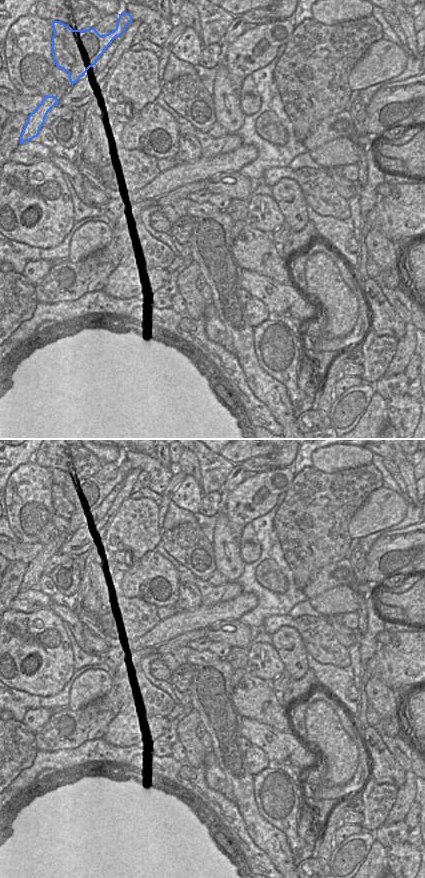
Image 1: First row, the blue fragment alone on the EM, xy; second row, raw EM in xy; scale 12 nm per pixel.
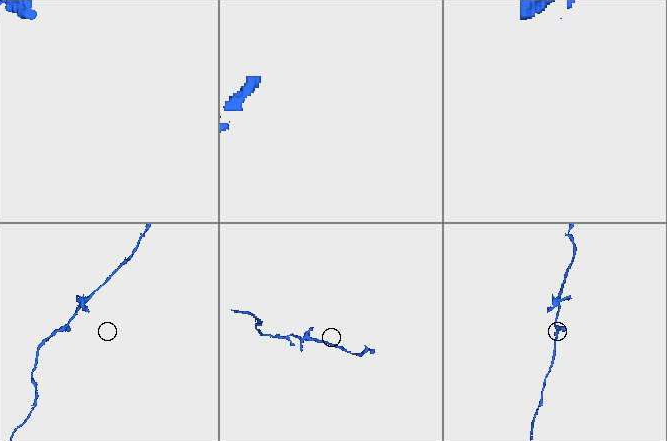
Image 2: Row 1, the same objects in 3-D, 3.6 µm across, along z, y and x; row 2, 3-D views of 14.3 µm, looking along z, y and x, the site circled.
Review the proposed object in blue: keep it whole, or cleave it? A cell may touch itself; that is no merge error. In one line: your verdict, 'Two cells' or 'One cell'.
Two cells

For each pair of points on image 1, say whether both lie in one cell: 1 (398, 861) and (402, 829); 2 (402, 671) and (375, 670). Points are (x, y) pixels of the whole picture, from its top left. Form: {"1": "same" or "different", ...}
{"1": "same", "2": "same"}

